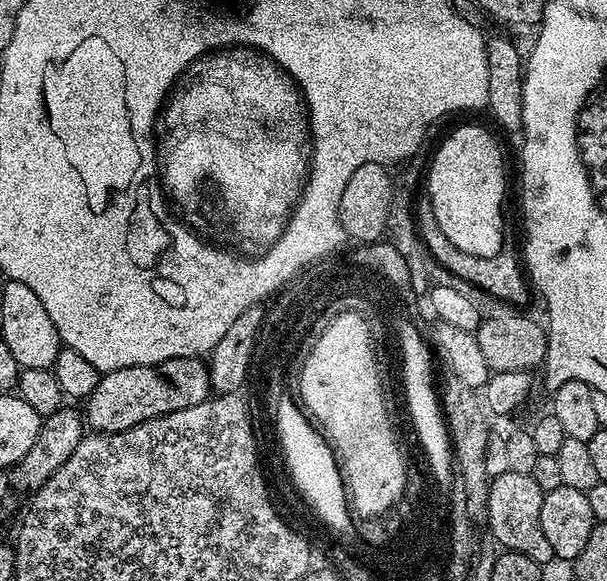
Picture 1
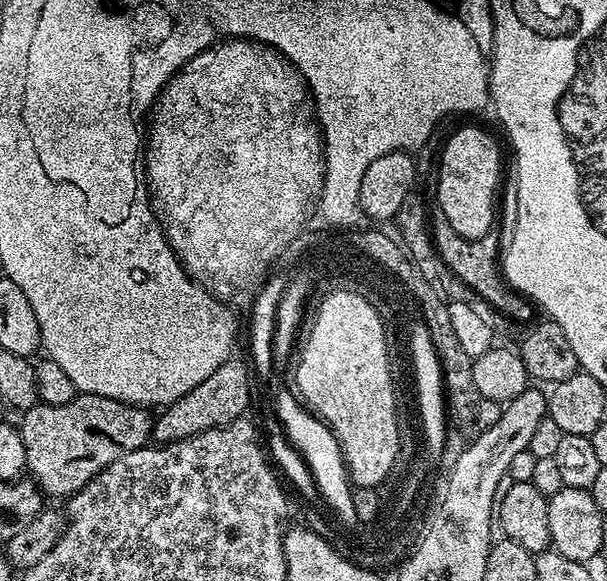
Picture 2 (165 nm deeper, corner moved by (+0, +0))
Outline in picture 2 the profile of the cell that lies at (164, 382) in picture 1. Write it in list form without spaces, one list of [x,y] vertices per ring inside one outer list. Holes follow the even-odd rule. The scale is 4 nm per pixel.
[[[77,394],[70,402],[62,402],[62,406],[36,403],[18,420],[31,479],[45,497],[73,496],[110,462],[118,462],[122,454],[130,454],[149,443],[154,416],[148,412],[151,411],[139,404],[87,394]]]

